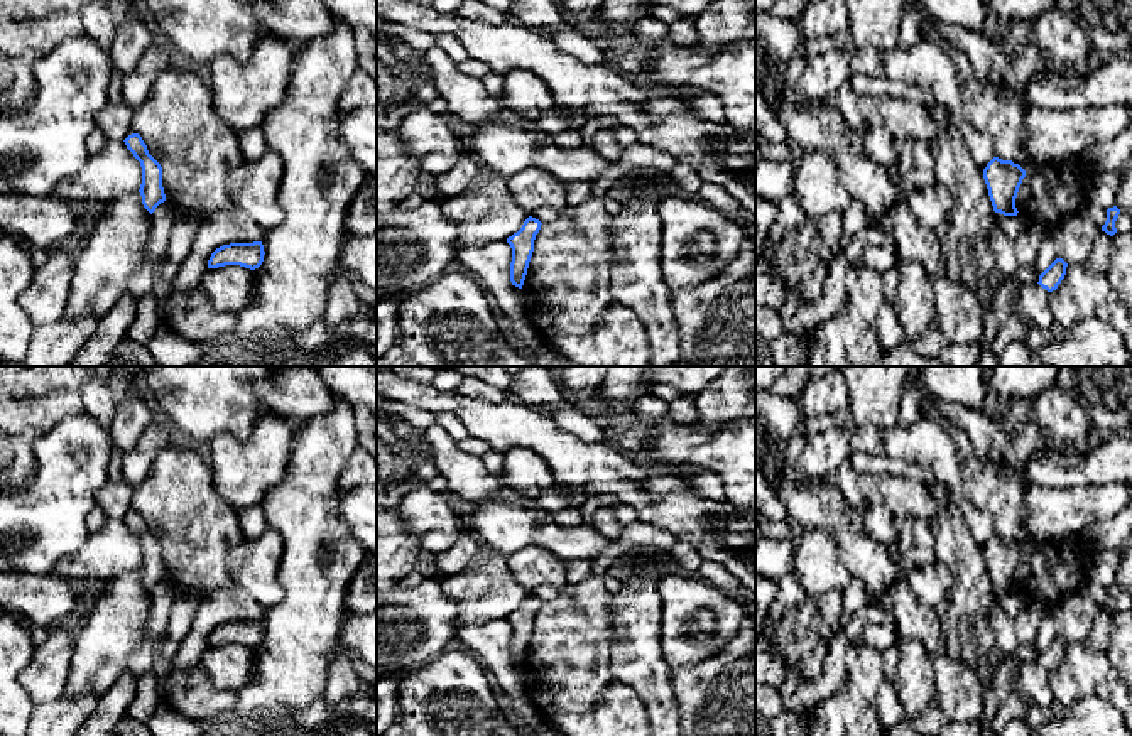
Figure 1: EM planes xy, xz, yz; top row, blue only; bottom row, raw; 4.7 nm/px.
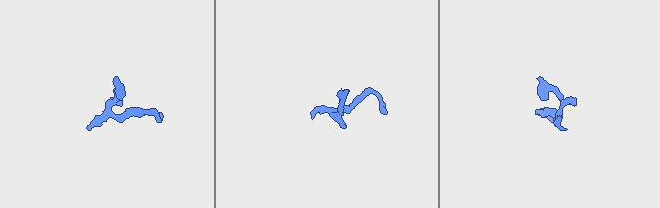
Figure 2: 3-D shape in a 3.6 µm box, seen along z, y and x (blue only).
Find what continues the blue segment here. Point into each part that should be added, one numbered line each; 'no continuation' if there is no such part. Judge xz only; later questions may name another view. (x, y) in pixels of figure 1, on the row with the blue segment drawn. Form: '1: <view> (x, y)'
1: xz (544, 215)

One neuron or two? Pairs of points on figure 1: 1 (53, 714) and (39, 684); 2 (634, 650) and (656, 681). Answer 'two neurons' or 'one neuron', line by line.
1: two neurons
2: one neuron

